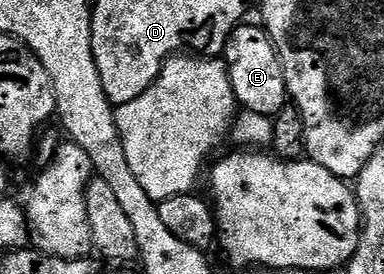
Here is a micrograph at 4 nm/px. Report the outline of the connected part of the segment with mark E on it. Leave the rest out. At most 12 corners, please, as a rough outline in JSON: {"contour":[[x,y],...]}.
{"contour":[[244,22],[225,49],[236,101],[274,118],[289,104],[266,28]]}

